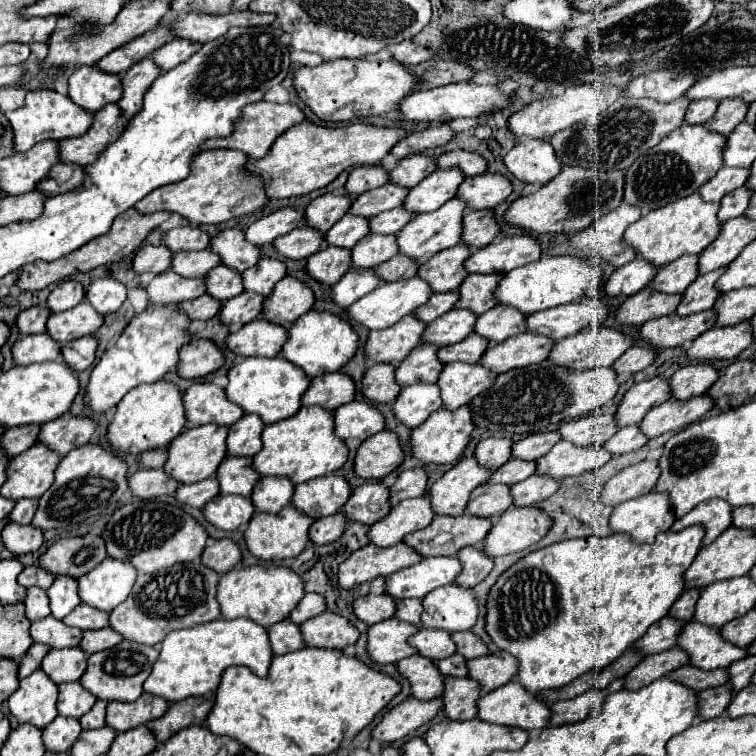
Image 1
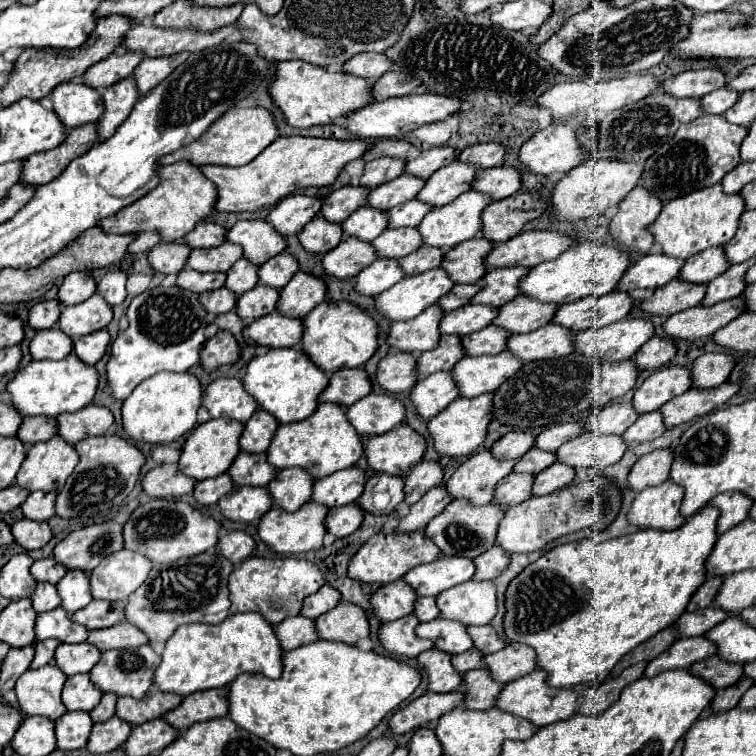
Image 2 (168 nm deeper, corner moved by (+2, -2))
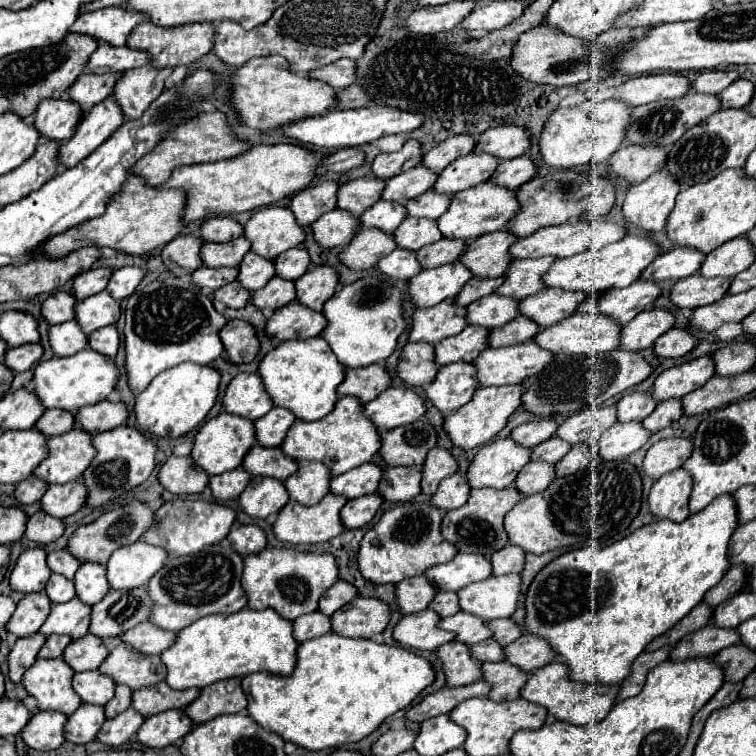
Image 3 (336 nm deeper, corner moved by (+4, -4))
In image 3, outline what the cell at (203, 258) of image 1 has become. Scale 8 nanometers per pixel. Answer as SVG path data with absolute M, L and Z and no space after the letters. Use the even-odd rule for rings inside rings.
M232 239L228 243L204 243L200 257L206 267L238 267L242 257L250 251L248 239Z

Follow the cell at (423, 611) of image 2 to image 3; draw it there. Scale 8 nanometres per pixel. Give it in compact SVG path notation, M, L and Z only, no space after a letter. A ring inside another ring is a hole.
M438 591L436 597L434 597L434 603L430 603L430 609L438 611L440 619L458 613L460 609L458 609L458 597L456 597L456 593L444 593L444 591Z

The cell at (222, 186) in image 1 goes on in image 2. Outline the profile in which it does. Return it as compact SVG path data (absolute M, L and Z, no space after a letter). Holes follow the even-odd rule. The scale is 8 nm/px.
M180 161L168 167L158 167L156 173L160 175L160 183L152 189L152 193L140 197L140 201L128 205L128 209L120 209L120 213L98 223L104 233L138 235L144 231L156 231L164 243L172 243L180 241L196 227L196 223L204 221L214 211L216 187L200 173L196 165Z

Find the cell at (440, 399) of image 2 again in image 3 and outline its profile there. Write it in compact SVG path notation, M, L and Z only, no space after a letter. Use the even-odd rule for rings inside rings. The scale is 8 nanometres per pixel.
M450 363L440 367L438 375L424 389L424 393L426 393L426 399L440 413L450 413L472 399L476 385L478 385L478 379L472 363Z

